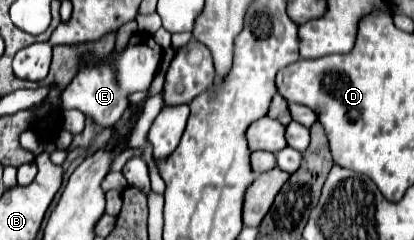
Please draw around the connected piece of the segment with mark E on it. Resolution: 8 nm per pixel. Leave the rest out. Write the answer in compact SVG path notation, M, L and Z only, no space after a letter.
M135 33L129 39L129 45L121 55L117 55L115 63L109 57L99 67L81 67L81 71L75 75L75 79L65 87L65 93L59 95L59 107L61 109L79 109L87 117L91 117L95 123L103 127L113 127L115 121L123 115L129 101L127 95L135 91L147 91L157 67L161 63L163 49L155 43L155 39L149 33Z

